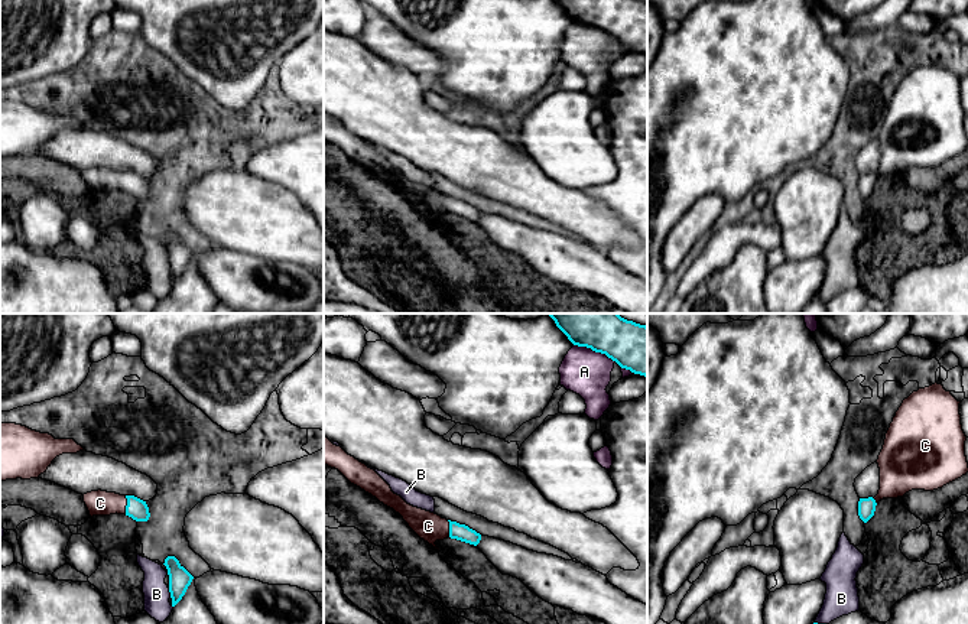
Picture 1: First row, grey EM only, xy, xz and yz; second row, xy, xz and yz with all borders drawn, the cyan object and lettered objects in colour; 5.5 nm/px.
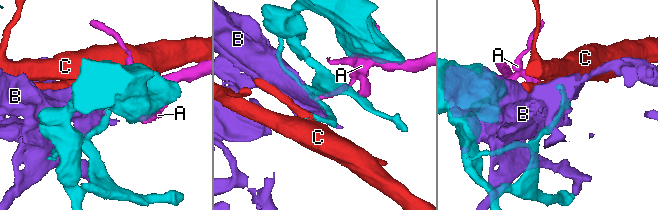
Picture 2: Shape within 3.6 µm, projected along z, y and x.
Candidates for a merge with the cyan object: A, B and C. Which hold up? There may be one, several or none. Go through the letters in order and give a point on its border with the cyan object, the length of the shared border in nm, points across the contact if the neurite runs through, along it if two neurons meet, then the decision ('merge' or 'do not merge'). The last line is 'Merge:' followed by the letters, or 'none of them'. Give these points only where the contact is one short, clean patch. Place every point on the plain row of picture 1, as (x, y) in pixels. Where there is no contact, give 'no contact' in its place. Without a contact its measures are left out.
A: meets cyan in xz at (595, 28); contact 260 nm long; do not merge
B: meets cyan in xy at (169, 267); contact 60 nm long; do not merge
C: meets cyan in xy at (127, 181); contact 100 nm long; runs through xy (136, 185), (127, 181), (100, 179); merge
Merge: C

